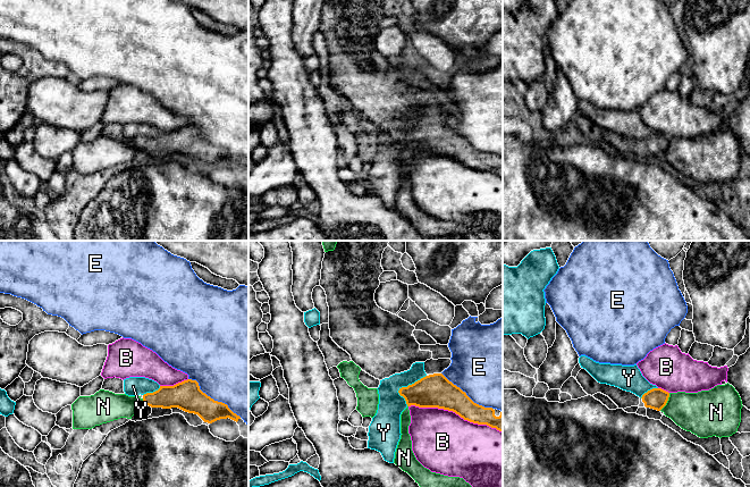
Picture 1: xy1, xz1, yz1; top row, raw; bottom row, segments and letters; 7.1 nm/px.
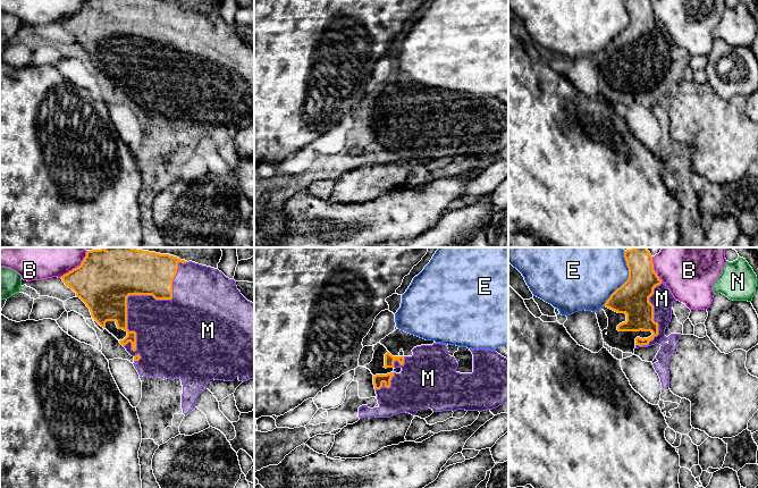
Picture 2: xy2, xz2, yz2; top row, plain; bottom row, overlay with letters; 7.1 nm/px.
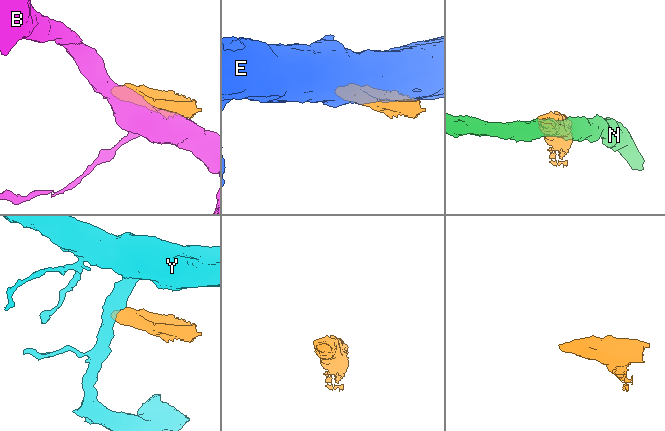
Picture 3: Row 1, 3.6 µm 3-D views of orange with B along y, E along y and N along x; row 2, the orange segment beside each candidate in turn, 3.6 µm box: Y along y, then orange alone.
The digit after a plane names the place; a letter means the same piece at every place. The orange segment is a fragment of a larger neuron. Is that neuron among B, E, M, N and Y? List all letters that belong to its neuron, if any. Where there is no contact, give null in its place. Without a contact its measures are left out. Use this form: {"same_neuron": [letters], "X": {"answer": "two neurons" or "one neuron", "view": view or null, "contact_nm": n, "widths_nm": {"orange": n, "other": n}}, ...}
{"same_neuron": ["M"], "B": {"answer": "two neurons", "view": "xz1", "contact_nm": 700, "widths_nm": {"orange": 240, "other": 440}}, "E": {"answer": "two neurons", "view": "xy1", "contact_nm": 460, "widths_nm": {"orange": 200, "other": 500}}, "M": {"answer": "one neuron", "view": "xy2", "contact_nm": 750, "widths_nm": {"orange": 400, "other": 320}}, "N": {"answer": "two neurons", "view": "yz1", "contact_nm": 150, "widths_nm": {"orange": 150, "other": 280}}, "Y": {"answer": "two neurons", "view": "xz1", "contact_nm": 260, "widths_nm": {"orange": 240, "other": 180}}}

